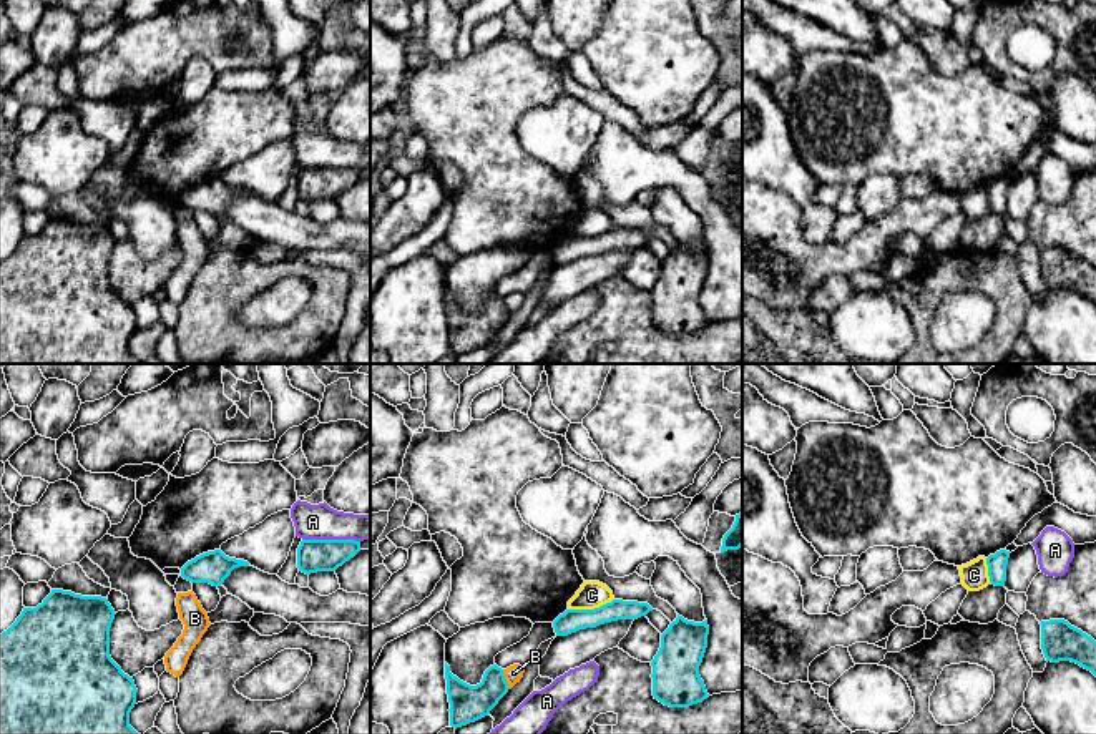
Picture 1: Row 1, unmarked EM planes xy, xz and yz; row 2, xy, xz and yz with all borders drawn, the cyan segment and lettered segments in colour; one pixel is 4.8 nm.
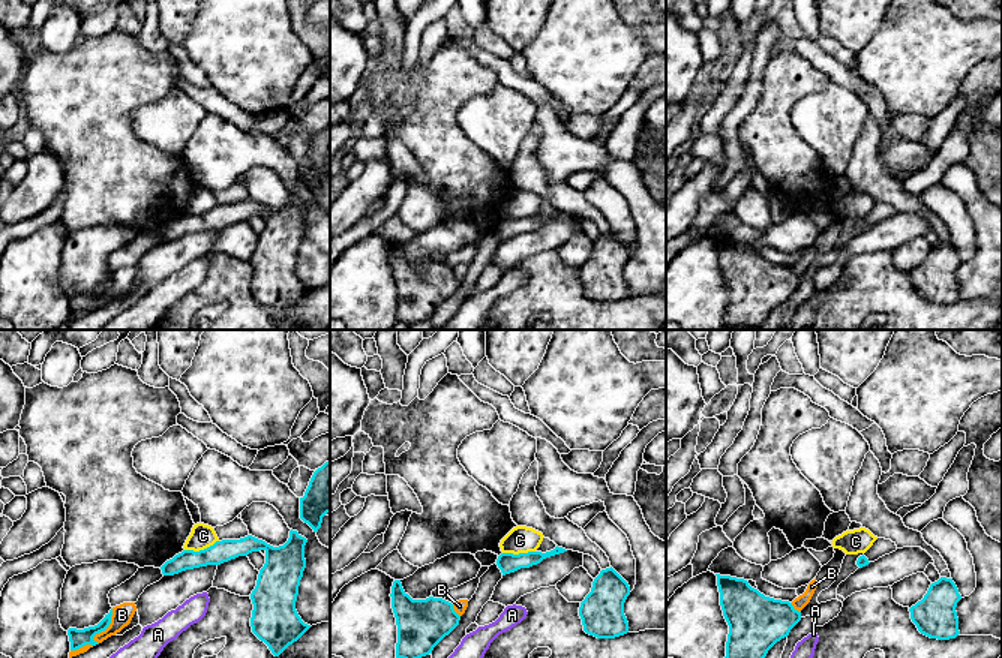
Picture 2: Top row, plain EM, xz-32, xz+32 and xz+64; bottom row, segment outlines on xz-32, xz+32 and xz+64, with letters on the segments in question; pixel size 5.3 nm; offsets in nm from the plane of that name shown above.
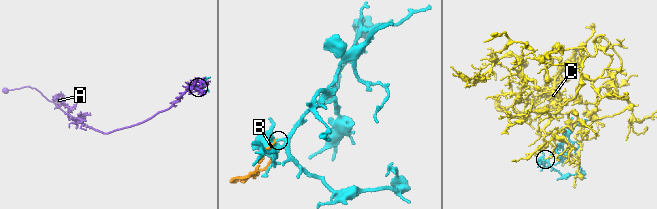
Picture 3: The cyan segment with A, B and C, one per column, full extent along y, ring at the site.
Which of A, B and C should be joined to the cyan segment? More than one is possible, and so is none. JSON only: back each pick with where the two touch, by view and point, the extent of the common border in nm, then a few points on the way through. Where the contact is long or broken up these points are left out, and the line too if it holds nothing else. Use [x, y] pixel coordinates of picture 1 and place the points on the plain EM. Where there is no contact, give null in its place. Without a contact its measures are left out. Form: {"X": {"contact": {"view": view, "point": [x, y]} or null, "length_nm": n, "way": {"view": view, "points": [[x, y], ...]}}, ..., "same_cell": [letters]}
{"C": {"contact": {"view": "xz", "point": [588, 238]}, "length_nm": 200}, "same_cell": ["C"]}

